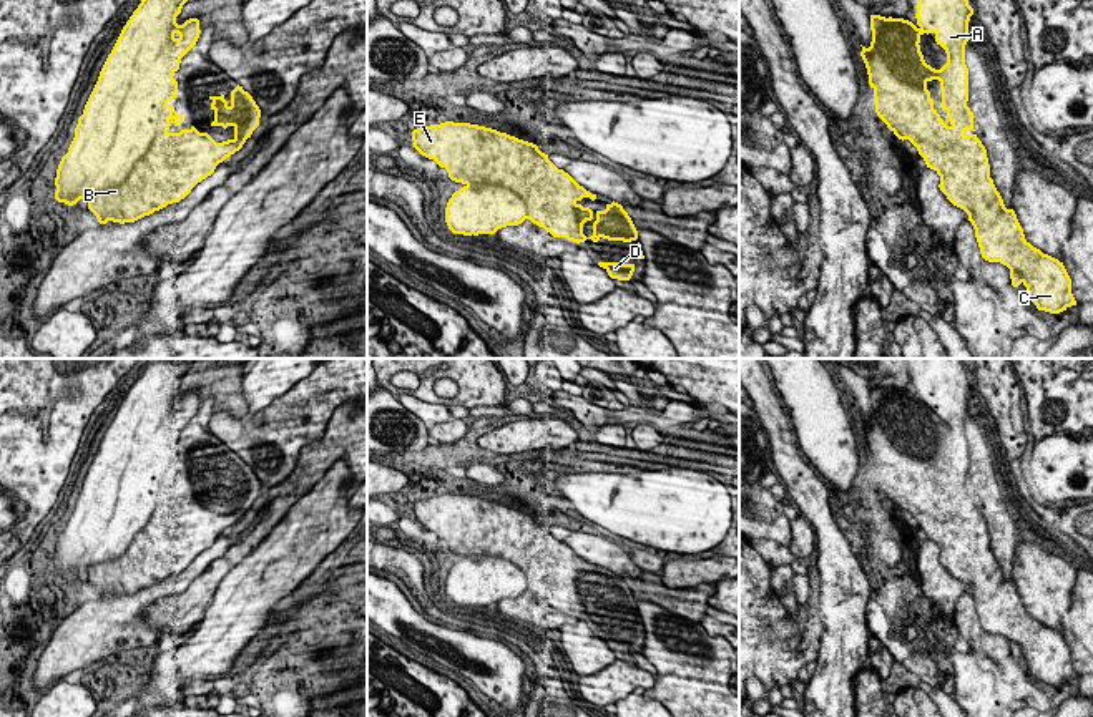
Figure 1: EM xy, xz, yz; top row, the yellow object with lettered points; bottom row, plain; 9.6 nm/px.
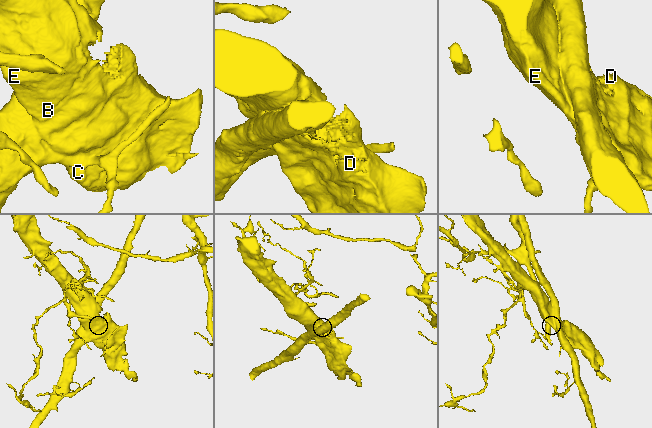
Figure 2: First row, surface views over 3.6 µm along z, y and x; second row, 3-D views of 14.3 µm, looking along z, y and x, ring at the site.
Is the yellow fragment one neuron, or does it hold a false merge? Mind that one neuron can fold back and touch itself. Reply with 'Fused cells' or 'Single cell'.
Fused cells

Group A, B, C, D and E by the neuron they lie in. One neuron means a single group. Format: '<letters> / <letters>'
A / B C D E

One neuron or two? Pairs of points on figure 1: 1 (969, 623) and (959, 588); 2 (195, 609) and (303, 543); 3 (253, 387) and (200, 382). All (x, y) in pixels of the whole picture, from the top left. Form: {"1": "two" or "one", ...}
{"1": "two", "2": "two", "3": "two"}

